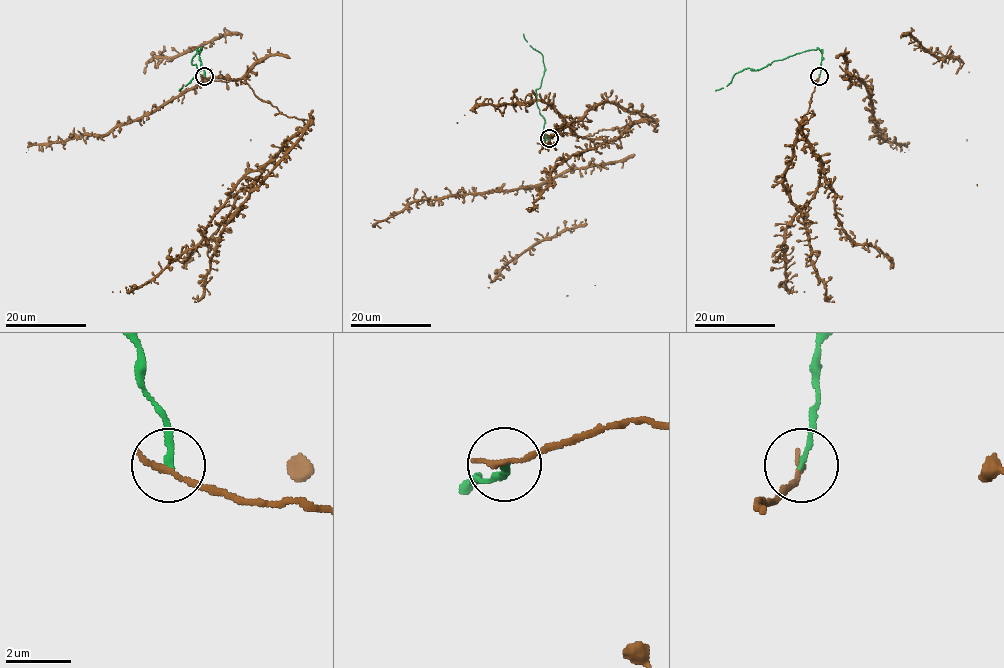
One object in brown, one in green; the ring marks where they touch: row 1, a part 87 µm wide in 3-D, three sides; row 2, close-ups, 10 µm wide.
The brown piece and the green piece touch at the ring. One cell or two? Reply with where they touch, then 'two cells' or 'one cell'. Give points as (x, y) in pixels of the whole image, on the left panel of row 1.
place (204, 76); two cells

